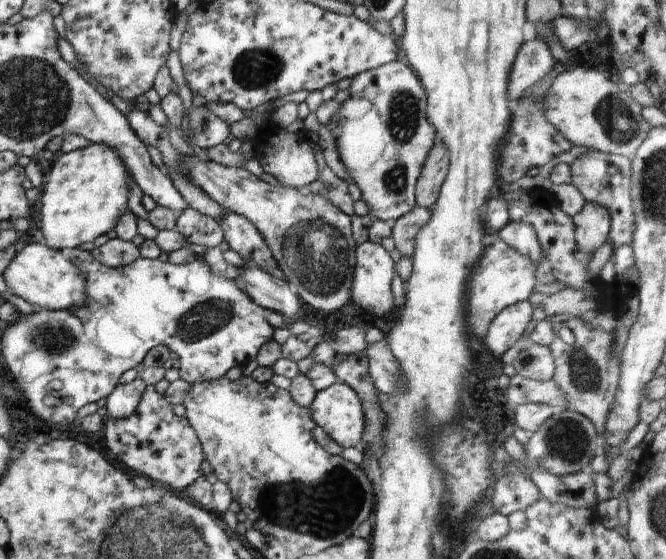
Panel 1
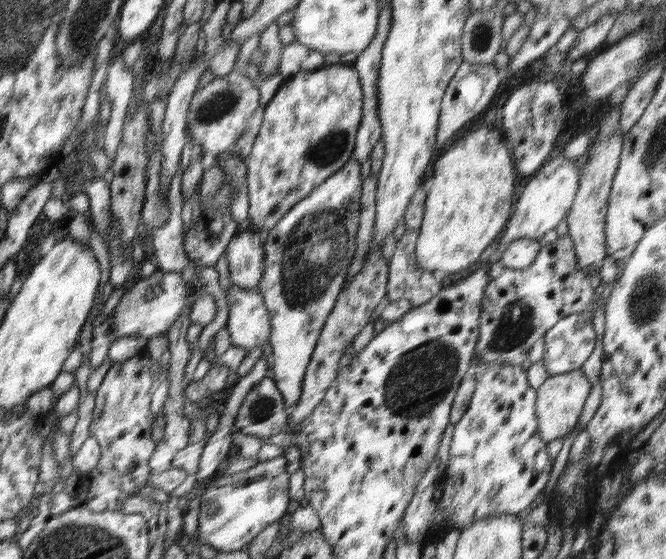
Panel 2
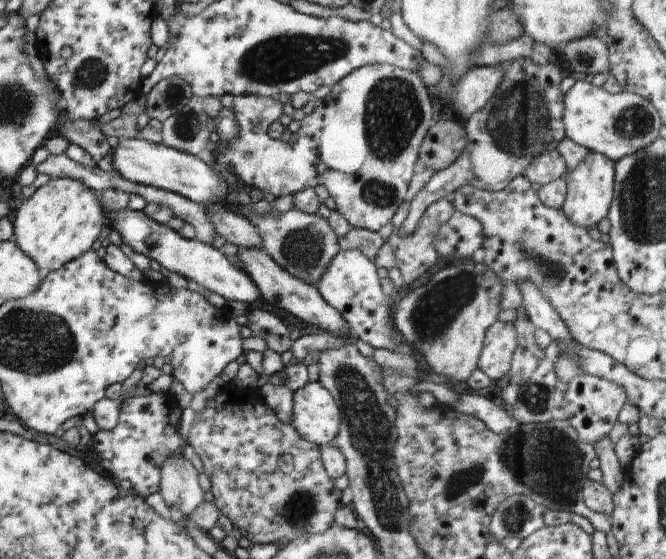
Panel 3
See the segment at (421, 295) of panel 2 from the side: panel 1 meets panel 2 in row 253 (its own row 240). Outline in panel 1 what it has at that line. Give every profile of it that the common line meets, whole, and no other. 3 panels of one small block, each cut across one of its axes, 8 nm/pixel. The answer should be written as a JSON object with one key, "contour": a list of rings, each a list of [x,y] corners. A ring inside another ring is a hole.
{"contour":[[[415,205],[408,214],[395,220],[392,225],[391,236],[395,248],[401,256],[411,259],[415,251],[415,238],[417,232],[430,220],[431,211]]]}

